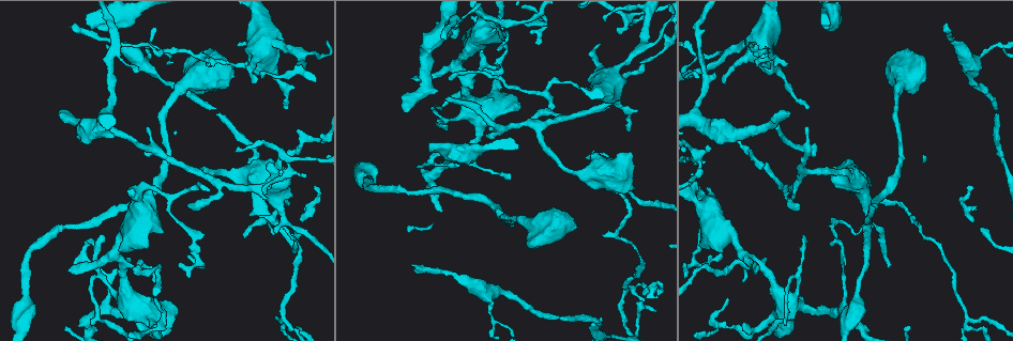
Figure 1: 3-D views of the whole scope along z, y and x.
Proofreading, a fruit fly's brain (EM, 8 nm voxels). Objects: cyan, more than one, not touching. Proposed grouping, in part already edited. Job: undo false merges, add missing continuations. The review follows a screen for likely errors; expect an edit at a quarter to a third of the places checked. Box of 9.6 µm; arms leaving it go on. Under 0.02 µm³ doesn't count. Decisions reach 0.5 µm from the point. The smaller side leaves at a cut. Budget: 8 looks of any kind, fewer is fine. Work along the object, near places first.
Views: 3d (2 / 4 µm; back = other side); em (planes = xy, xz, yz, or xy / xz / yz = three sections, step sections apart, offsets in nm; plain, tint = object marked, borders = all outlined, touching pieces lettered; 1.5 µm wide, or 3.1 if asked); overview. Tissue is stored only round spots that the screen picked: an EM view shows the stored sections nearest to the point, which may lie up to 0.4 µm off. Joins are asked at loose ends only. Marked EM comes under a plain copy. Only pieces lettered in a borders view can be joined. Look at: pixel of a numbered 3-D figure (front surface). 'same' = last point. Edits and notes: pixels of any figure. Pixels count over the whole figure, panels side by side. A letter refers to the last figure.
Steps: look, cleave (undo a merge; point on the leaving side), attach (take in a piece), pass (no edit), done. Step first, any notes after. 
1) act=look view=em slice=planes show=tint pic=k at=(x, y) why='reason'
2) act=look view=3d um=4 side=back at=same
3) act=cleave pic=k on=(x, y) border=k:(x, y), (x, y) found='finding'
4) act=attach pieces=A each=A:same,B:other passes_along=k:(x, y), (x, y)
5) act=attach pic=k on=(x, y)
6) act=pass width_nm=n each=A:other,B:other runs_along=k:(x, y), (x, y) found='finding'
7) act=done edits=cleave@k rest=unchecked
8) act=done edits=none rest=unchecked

act=look view=3d um=4 pic=1 at=(637, 302) why='thin end'

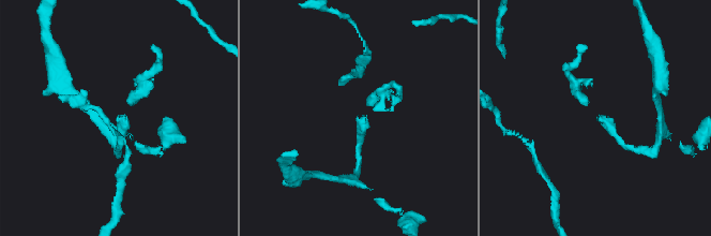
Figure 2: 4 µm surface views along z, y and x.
act=look view=em slice=yz step=8 show=tint pic=2 at=(602, 120) why='now the EM'

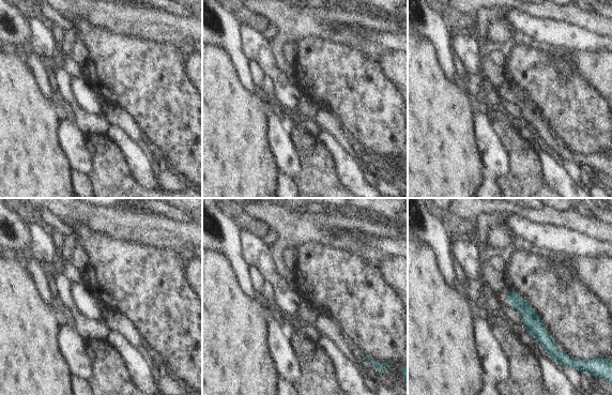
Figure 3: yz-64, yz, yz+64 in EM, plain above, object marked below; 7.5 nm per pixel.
act=look view=em slice=planes show=borders at=same why='cut it another way'

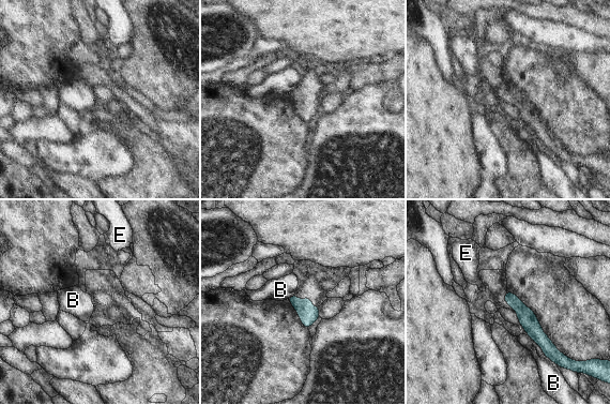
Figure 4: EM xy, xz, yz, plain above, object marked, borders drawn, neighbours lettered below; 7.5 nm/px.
act=pass each=B:other,E:other found='no lettered piece goes on from it'

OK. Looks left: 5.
act=look view=em slice=yz step=8 show=tint pic=1 at=(281, 315) why='four arms meet'

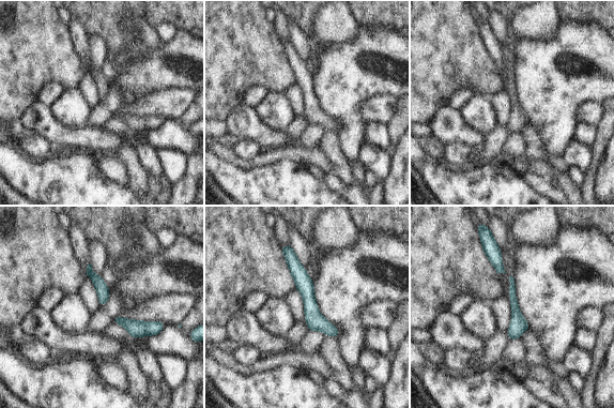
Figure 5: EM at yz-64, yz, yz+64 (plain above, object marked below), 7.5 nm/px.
act=look view=em slice=xz step=4 show=borders at=same why='another direction'

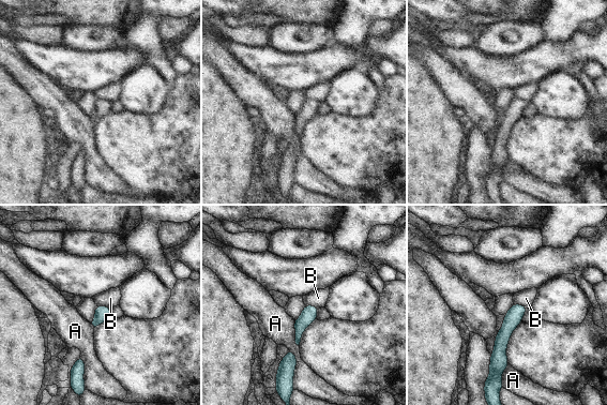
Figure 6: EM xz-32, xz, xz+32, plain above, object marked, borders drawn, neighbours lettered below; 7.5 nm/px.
act=pass each=A:other,B:other border=6:(514, 303), (528, 308) found='all the same cell'

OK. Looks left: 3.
act=look view=em slice=planes show=borders pic=1 at=(286, 158) why='arms part here'

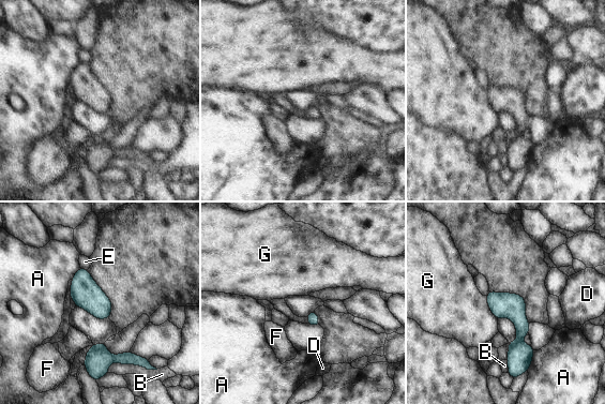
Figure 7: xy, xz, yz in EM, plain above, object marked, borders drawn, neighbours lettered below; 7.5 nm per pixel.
act=pass each=A:other,B:other,D:other,E:other,F:other,G:other border=7:(485, 296), (488, 308), (497, 319) found='continuous, no second cell'

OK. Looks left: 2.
act=done edits=none rest=unchecked

